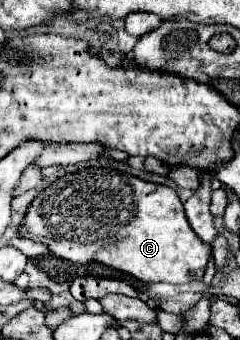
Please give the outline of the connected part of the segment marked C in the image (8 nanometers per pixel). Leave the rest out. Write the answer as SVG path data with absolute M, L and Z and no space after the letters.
M86 168L56 180L30 204L24 224L20 228L20 236L44 242L50 248L54 256L50 254L50 258L38 258L38 266L50 276L54 276L54 260L62 260L62 264L64 260L78 264L88 264L96 260L110 268L122 270L142 282L188 284L204 276L212 258L212 246L206 246L206 242L202 242L198 234L194 234L190 222L186 220L183 204L172 188L144 182L132 174L112 168Z

